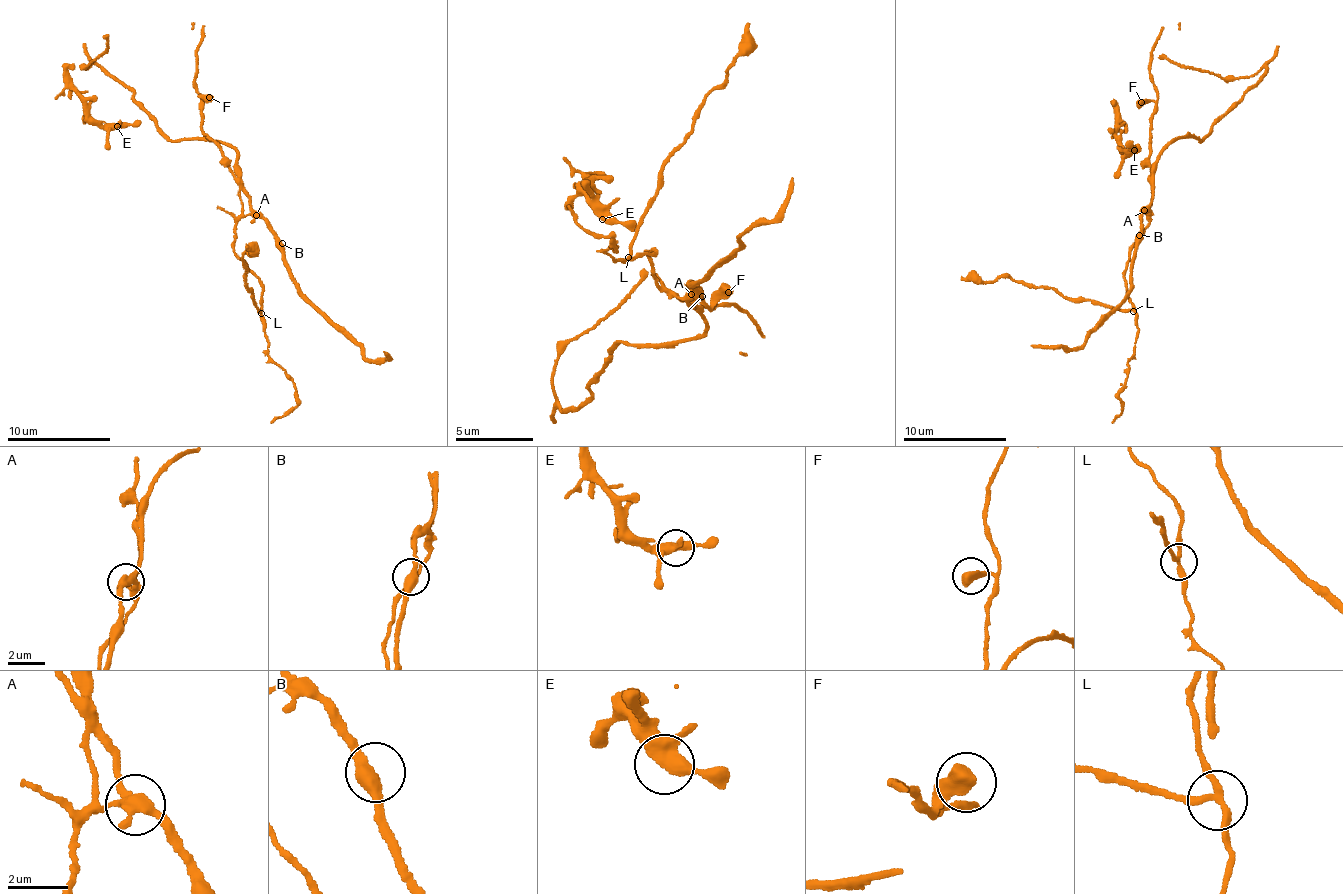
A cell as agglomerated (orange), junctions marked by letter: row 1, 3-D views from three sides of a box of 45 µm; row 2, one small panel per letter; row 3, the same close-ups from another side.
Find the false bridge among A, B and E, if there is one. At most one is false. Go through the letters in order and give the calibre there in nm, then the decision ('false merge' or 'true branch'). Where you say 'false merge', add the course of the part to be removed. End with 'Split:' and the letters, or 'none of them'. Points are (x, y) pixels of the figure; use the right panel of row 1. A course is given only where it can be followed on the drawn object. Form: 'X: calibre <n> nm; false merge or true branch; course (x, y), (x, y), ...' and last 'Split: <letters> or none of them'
A: calibre 360 nm; false merge; course (1145, 210), (1150, 212), (1125, 280), (1129, 308), (1065, 298), (1049, 288), (1009, 278), (982, 282), (961, 275)
B: calibre 440 nm; true branch
E: calibre 400 nm; true branch
Split: A

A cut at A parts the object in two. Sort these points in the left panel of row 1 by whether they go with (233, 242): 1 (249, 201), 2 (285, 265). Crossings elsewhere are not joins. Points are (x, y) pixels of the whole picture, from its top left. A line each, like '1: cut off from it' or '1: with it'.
1: cut off from it
2: cut off from it

